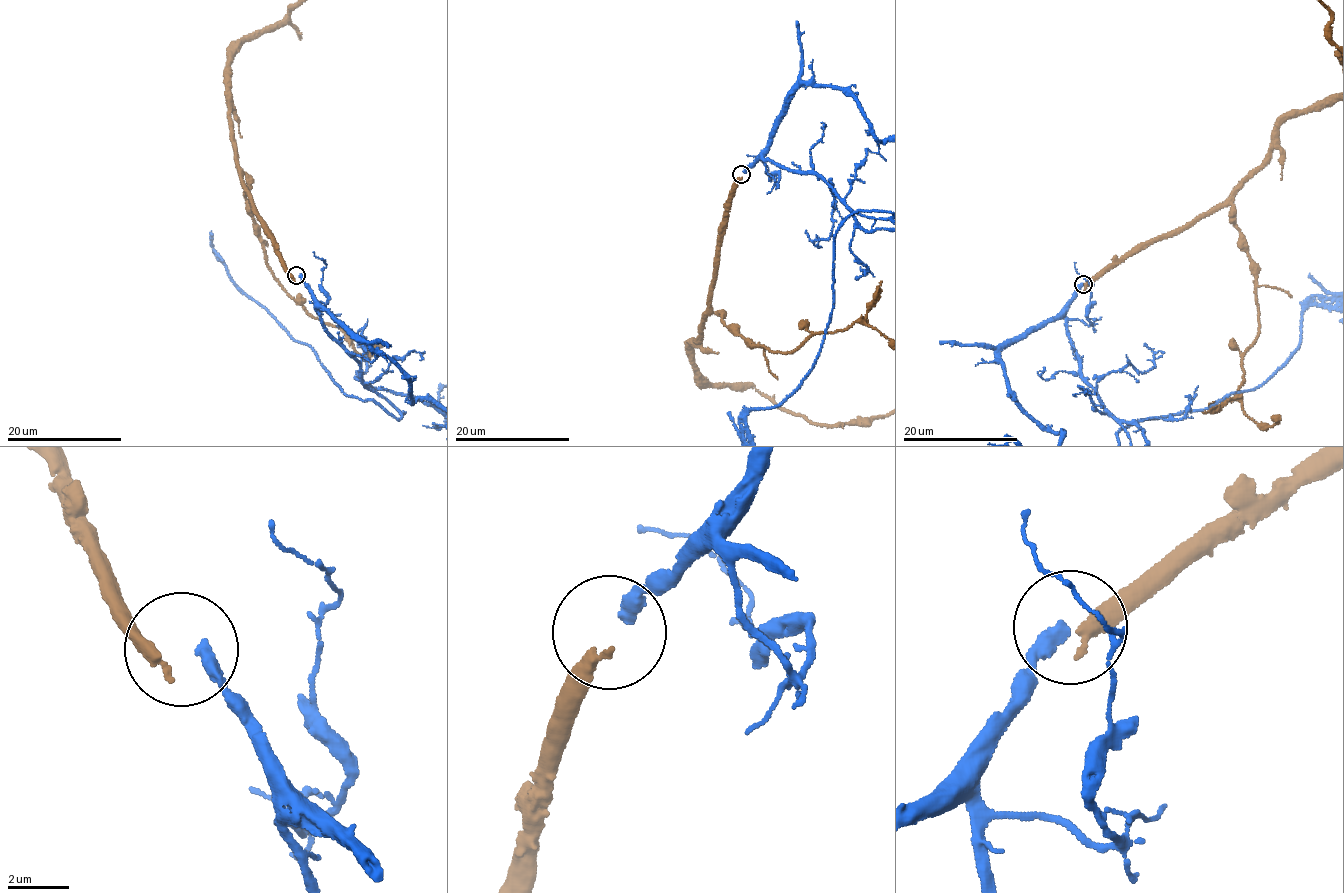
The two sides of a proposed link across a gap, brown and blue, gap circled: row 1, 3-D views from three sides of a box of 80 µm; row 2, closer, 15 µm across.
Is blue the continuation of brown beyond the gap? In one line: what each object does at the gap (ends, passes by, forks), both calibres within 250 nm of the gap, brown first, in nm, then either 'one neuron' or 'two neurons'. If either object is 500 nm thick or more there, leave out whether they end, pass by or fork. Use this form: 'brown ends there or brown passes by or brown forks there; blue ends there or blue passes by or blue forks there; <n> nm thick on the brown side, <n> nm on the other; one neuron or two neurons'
brown ends there; blue ends there; 400 nm thick on the brown side, 440 nm on the other; two neurons

